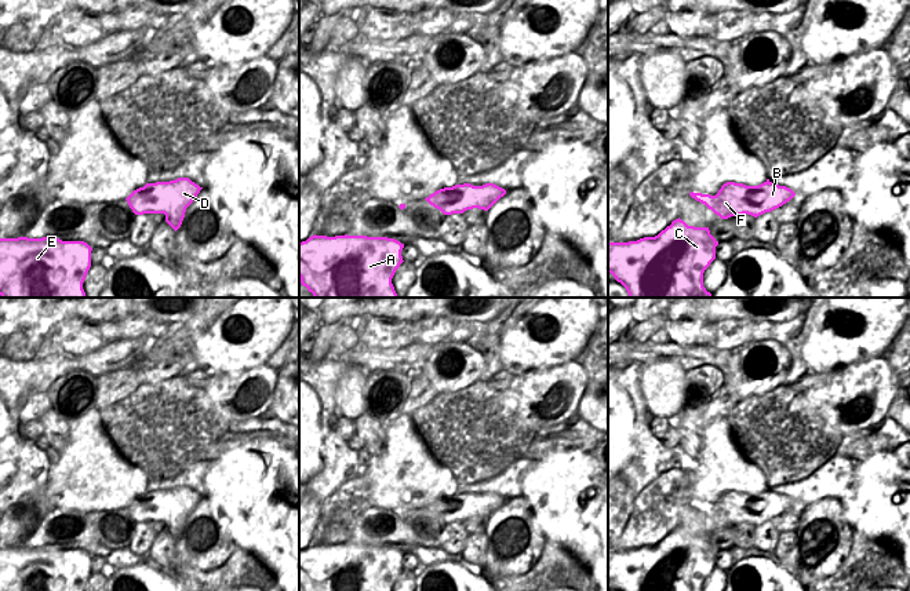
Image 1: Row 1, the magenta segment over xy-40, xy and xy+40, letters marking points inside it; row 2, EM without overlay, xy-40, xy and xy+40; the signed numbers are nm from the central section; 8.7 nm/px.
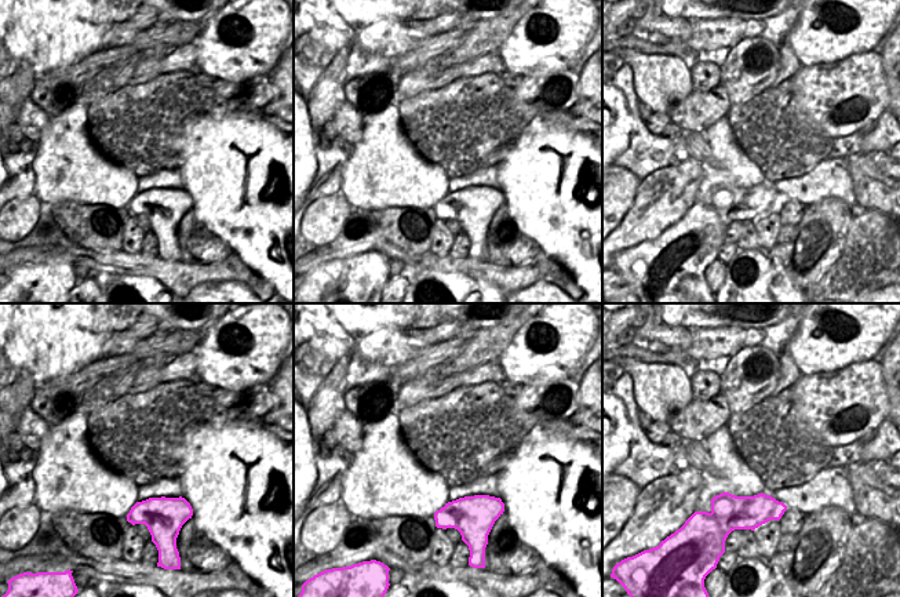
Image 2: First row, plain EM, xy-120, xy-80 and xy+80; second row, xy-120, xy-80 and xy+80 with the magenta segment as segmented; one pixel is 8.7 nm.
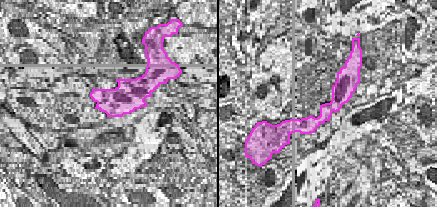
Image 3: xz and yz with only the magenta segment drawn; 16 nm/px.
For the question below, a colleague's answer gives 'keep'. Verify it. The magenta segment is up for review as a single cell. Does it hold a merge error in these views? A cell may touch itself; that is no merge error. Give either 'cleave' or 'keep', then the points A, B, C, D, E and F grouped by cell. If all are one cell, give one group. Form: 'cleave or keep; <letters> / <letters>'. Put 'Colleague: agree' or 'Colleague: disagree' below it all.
keep; A B C D E F
Colleague: agree

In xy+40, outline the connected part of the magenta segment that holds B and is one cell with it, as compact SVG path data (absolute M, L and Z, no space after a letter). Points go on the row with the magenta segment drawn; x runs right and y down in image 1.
M767 179L758 186L727 182L716 196L694 191L691 191L689 196L705 204L721 219L728 219L743 214L757 218L782 207L790 201L796 193L786 186L779 186Z

